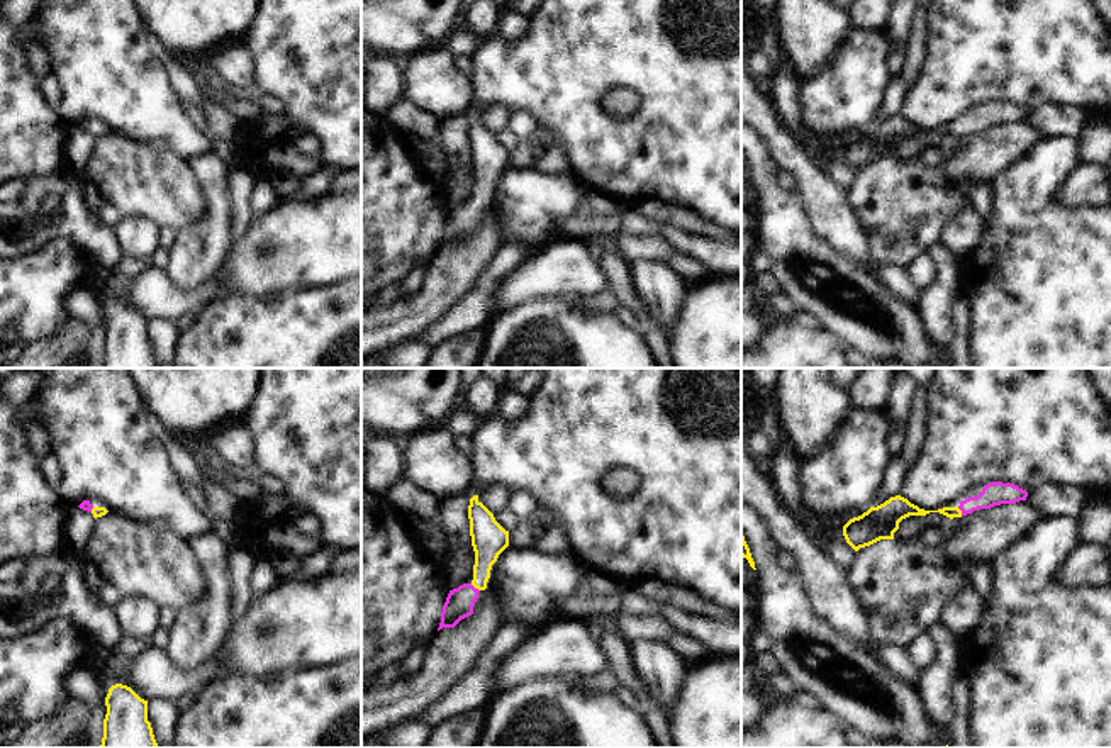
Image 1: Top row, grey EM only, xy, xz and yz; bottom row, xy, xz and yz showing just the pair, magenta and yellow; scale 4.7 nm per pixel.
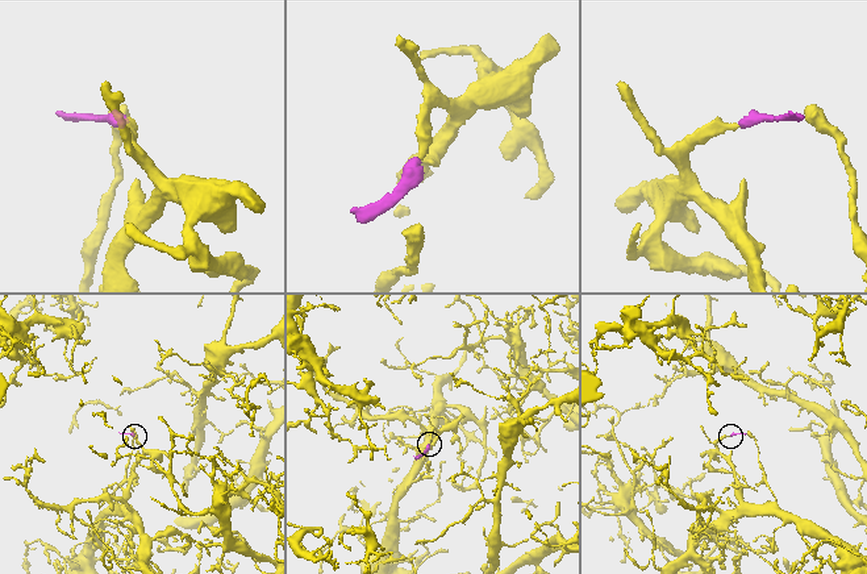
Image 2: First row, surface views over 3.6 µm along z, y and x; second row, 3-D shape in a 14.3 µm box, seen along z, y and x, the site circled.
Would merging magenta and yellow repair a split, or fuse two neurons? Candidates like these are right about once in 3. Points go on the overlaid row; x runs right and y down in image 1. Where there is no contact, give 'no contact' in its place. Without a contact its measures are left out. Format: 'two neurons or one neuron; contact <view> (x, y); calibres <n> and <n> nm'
one neuron; contact xz (474, 587); calibres 130 and 170 nm

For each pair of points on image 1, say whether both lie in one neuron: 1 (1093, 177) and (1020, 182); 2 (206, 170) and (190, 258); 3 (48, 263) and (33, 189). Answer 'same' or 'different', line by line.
1: different
2: same
3: different

